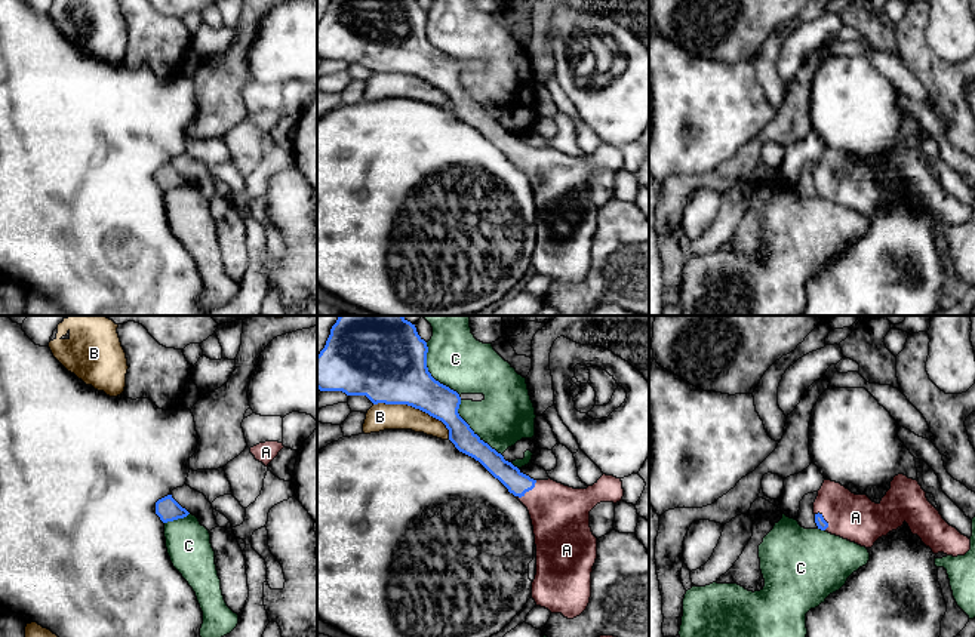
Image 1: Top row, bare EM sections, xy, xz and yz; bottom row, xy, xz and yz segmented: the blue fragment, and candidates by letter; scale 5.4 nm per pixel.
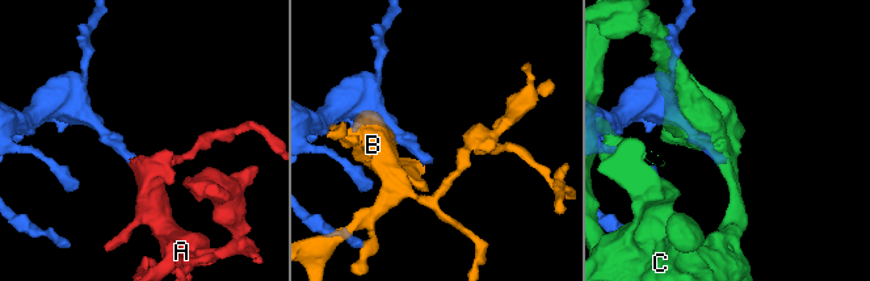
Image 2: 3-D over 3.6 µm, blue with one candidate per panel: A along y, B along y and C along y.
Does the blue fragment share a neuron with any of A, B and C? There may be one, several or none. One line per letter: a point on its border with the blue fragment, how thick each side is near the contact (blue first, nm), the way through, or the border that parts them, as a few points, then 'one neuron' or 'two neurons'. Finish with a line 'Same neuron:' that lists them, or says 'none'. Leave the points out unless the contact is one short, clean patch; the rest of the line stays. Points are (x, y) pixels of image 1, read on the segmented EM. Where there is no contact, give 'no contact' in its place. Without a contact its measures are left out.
A: meets blue in xz at (528, 491); 130 nm thick on the blue side, 320 nm on the other; runs through xz (517, 483), (528, 491), (541, 497), (560, 516); one neuron
B: meets blue in xz at (417, 408); 380 nm thick on the blue side, 150 nm on the other; two neurons
C: meets blue in xz at (471, 430); 180 nm thick on the blue side, 300 nm on the other; two neurons
Same neuron: A

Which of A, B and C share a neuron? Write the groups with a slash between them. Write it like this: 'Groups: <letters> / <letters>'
Groups: A / B / C

